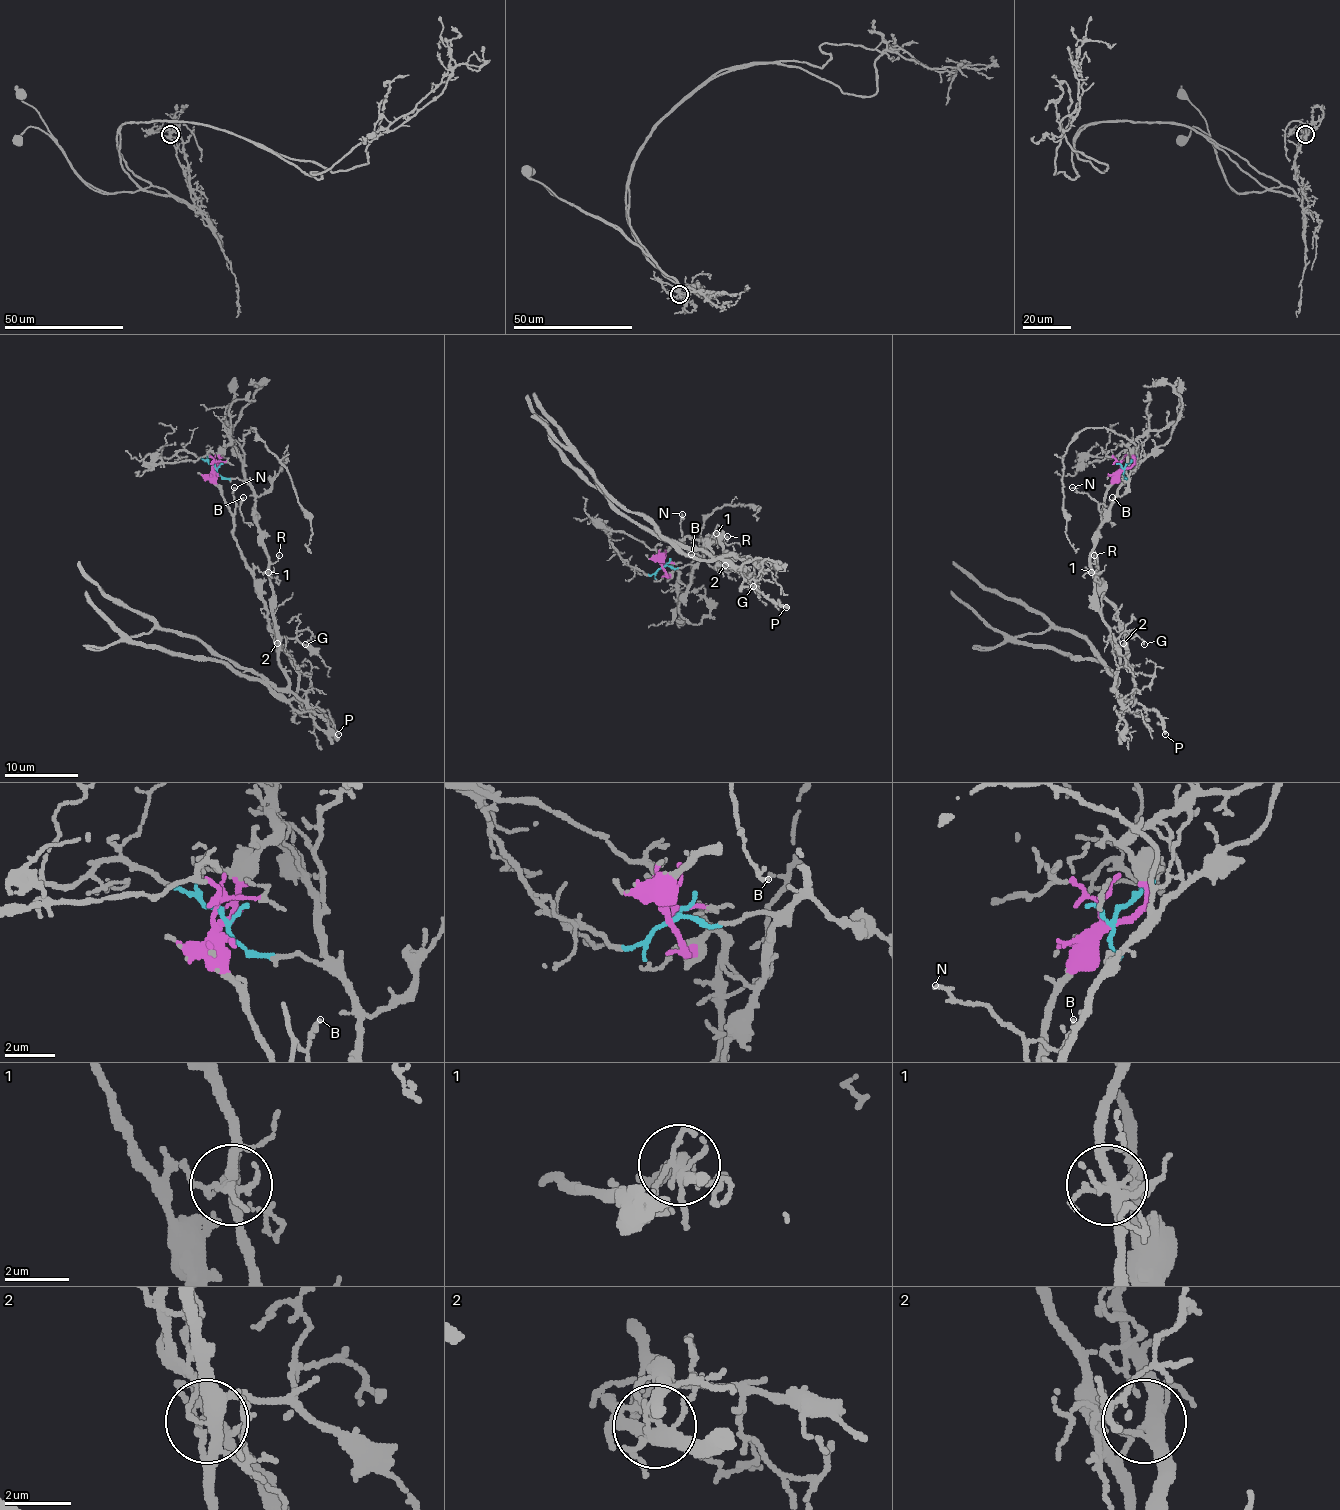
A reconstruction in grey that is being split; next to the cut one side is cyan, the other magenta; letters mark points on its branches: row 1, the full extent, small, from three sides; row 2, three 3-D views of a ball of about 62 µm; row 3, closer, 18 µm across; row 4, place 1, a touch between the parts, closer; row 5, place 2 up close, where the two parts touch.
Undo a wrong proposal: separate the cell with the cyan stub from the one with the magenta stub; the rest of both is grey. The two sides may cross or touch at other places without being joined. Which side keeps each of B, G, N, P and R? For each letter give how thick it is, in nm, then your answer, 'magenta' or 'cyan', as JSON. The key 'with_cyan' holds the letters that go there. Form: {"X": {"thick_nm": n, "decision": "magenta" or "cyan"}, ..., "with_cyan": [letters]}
{"B": {"thick_nm": 90, "decision": "magenta"}, "G": {"thick_nm": 130, "decision": "cyan"}, "N": {"thick_nm": 150, "decision": "magenta"}, "P": {"thick_nm": 240, "decision": "magenta"}, "R": {"thick_nm": 100, "decision": "cyan"}, "with_cyan": ["G", "R"]}

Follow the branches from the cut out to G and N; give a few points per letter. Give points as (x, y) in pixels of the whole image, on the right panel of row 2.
G: (1125, 468), (1127, 477), (1090, 557), (1093, 607), (1114, 638), (1134, 629), (1143, 644)
N: (1125, 468), (1106, 492), (1101, 512), (1093, 500), (1071, 487)

